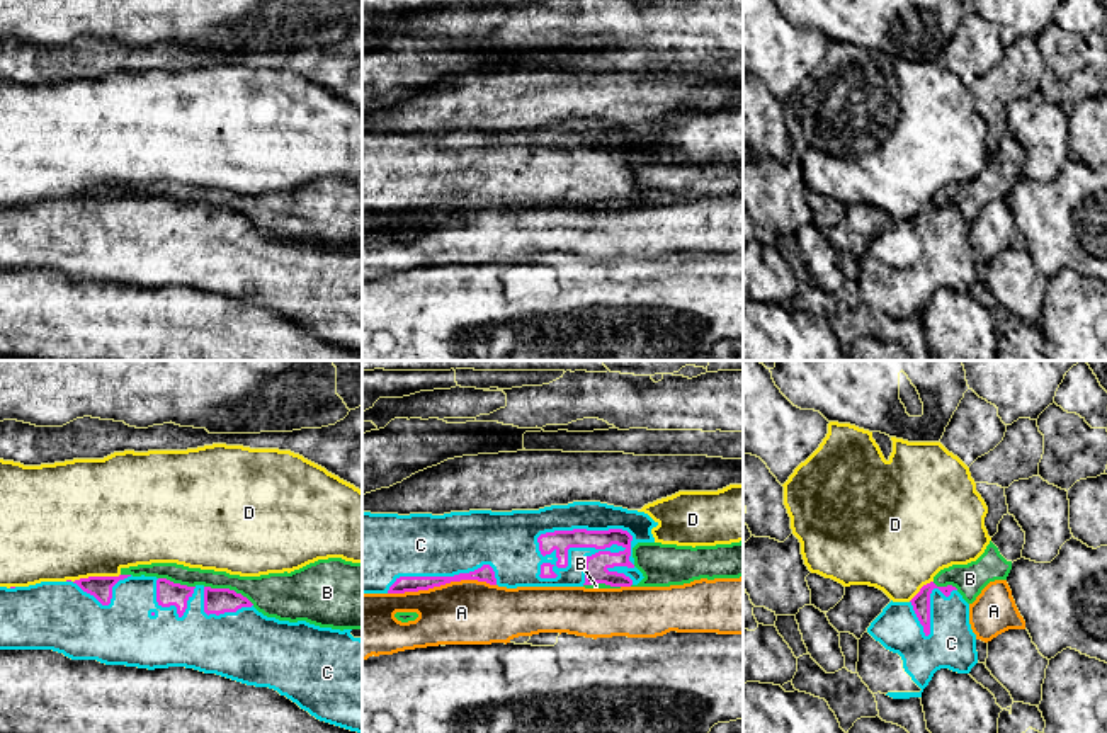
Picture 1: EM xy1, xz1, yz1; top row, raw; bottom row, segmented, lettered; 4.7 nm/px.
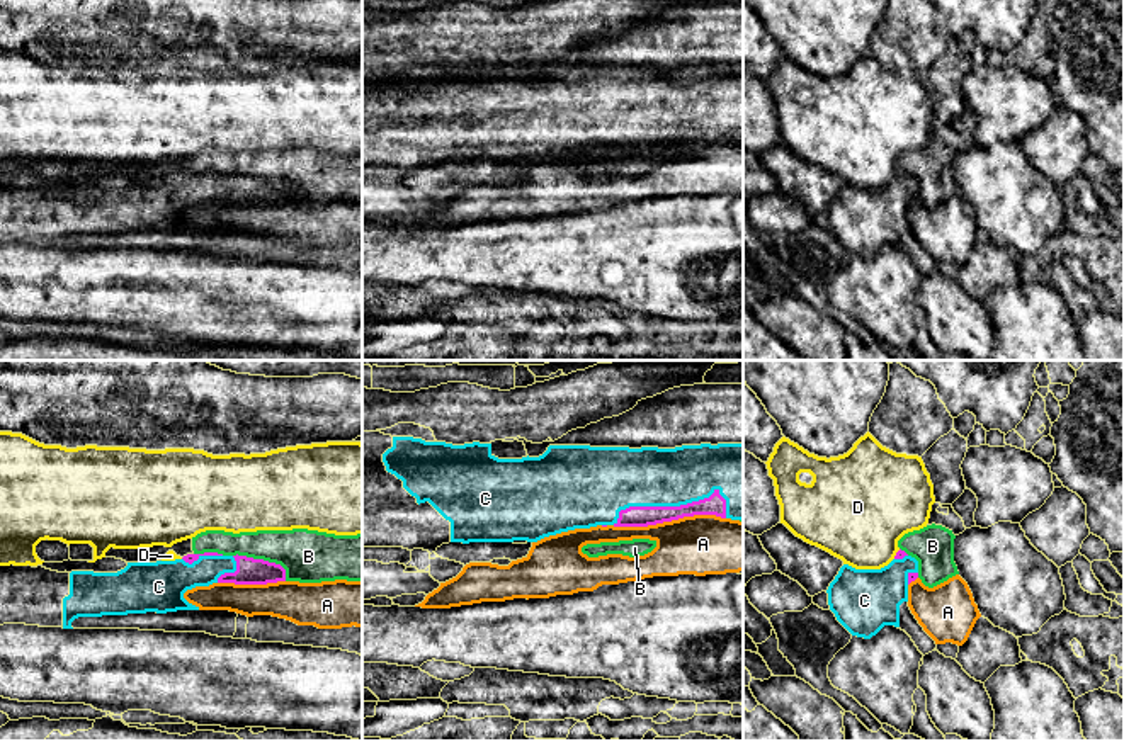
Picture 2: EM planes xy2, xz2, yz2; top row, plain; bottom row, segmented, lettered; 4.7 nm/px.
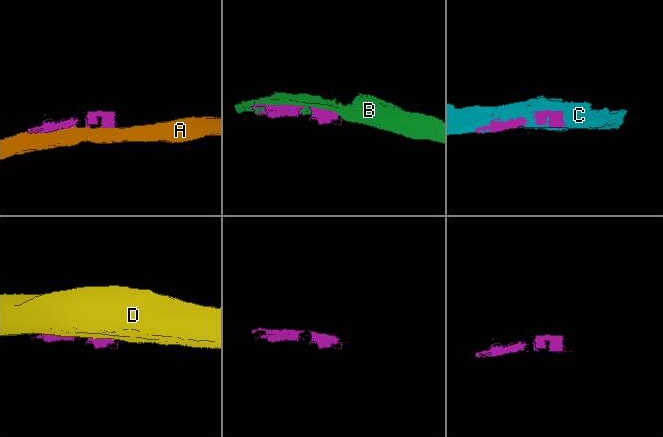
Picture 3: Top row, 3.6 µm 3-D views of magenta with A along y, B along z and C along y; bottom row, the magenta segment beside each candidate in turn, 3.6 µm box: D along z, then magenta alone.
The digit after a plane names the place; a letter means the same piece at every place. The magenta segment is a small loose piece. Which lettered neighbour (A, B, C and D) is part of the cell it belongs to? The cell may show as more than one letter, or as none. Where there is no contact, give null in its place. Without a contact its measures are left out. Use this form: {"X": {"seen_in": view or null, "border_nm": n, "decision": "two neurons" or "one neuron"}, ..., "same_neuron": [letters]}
{"A": {"seen_in": "xz2", "border_nm": 550, "decision": "two neurons"}, "B": {"seen_in": "xy2", "border_nm": 280, "decision": "two neurons"}, "C": {"seen_in": "xz1", "border_nm": 500, "decision": "one neuron"}, "D": {"seen_in": "xy1", "border_nm": 260, "decision": "two neurons"}, "same_neuron": ["C"]}

